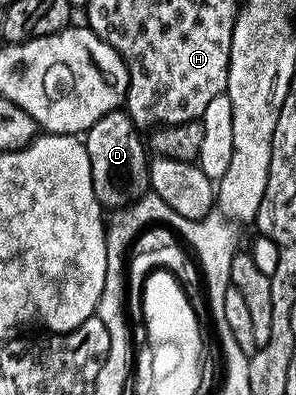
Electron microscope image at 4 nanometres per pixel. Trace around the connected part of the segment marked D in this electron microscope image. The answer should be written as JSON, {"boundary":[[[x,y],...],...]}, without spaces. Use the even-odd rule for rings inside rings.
{"boundary":[[[118,110],[104,114],[84,133],[83,139],[87,158],[91,158],[91,186],[95,186],[95,198],[102,209],[125,208],[150,191],[147,144],[128,112]]]}

